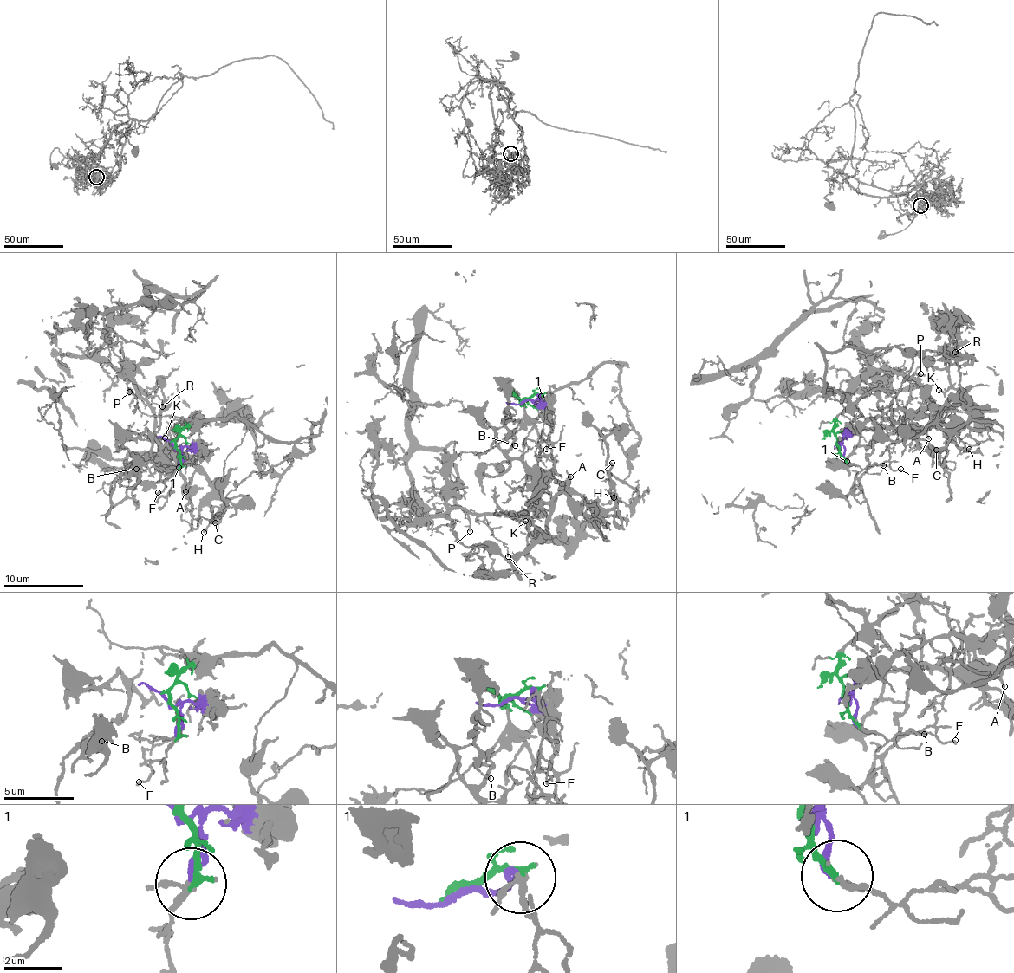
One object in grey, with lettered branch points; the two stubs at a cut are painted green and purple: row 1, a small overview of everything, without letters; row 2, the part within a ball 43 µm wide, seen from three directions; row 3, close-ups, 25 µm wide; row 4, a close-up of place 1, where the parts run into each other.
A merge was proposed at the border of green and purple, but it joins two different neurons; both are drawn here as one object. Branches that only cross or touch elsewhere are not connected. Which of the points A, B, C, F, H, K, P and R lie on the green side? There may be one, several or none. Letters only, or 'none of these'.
F

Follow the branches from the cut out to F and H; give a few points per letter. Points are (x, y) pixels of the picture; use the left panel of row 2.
F: (174, 444), (179, 458), (178, 470), (172, 481), (166, 481), (161, 491), (157, 492)
H: (173, 444), (201, 449), (185, 455), (176, 470), (193, 466), (206, 473), (224, 503), (204, 533)

